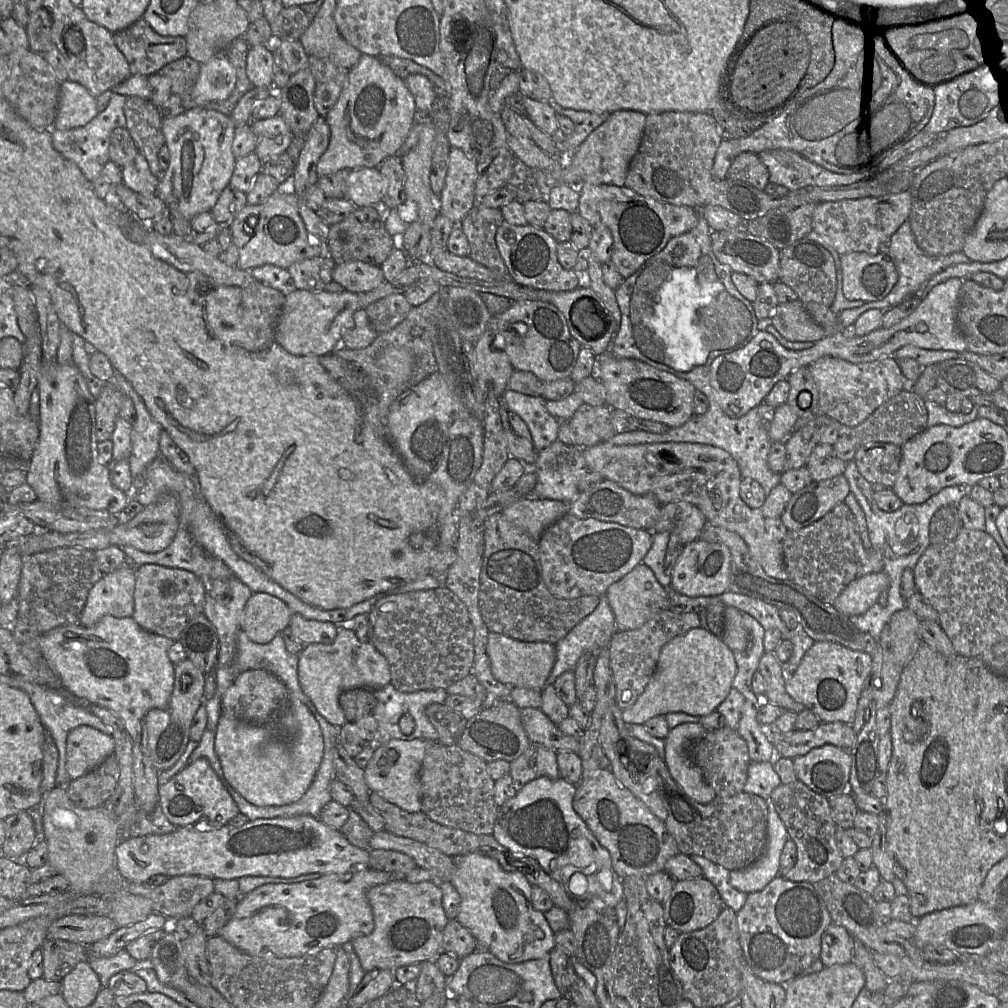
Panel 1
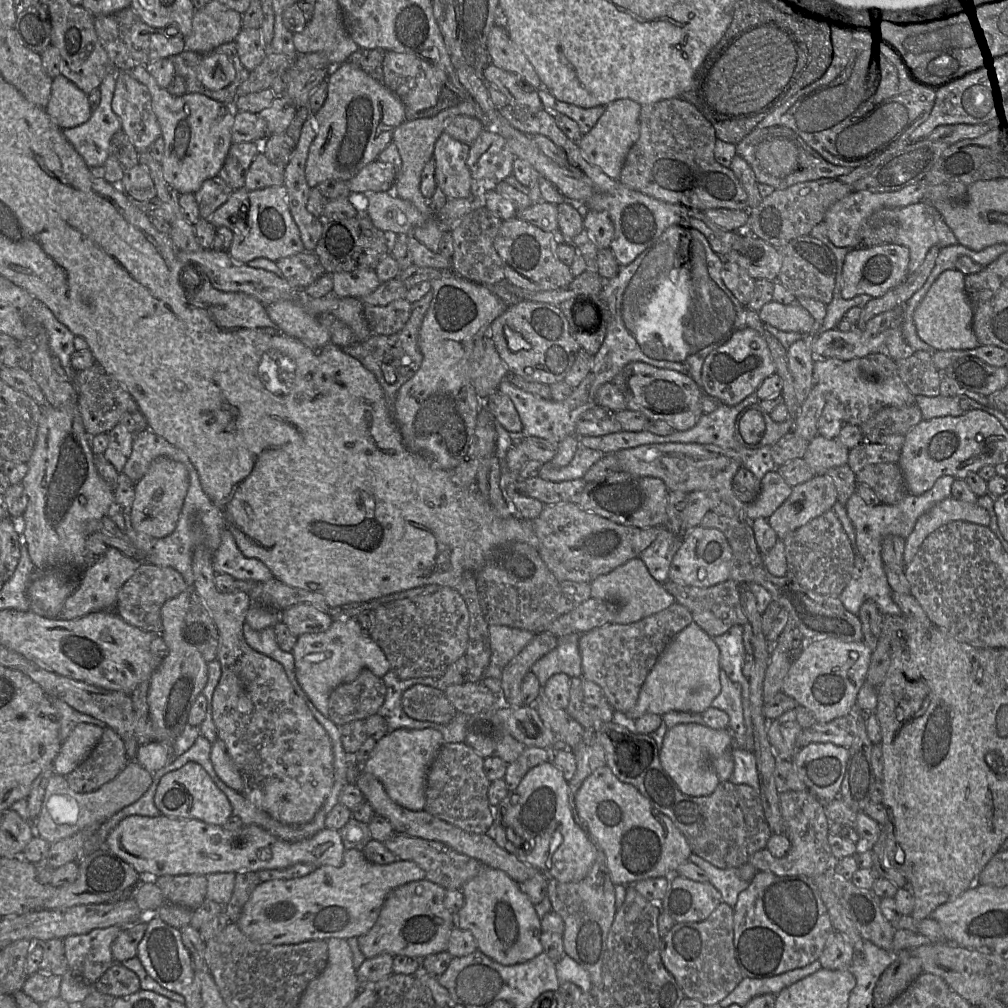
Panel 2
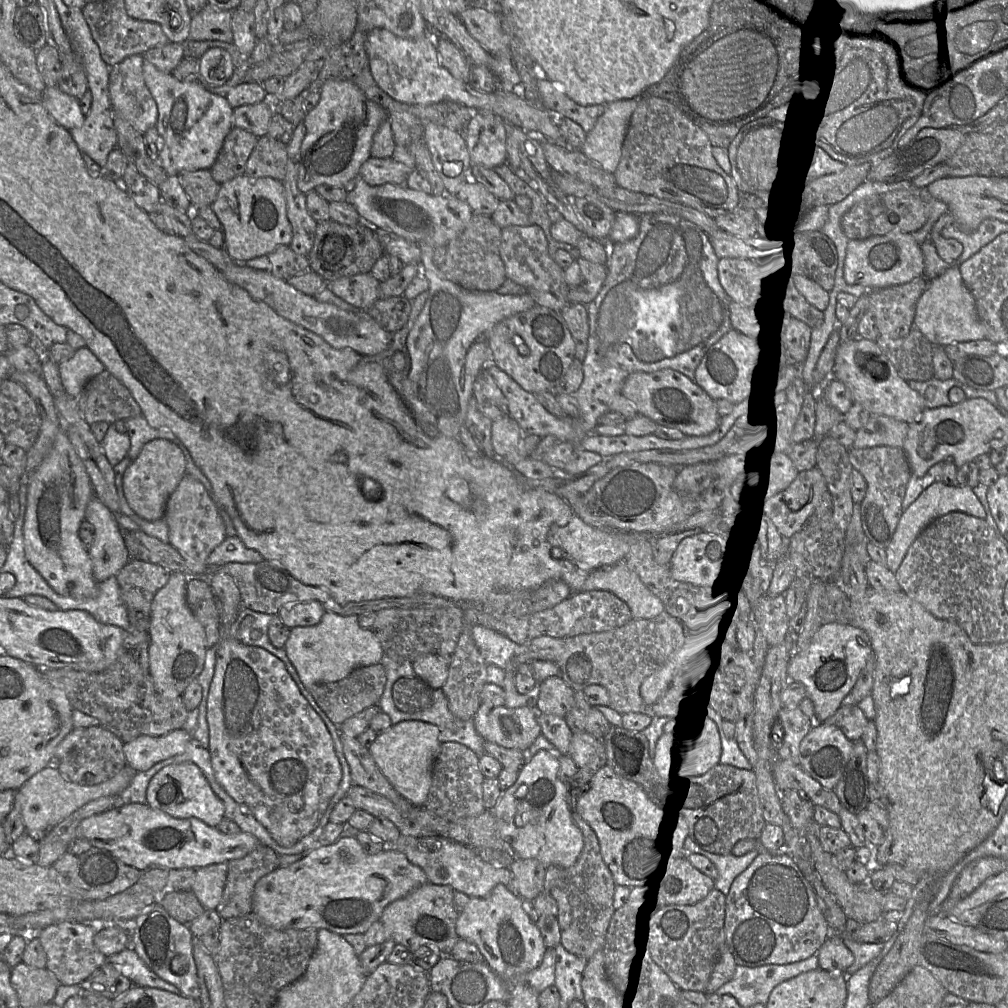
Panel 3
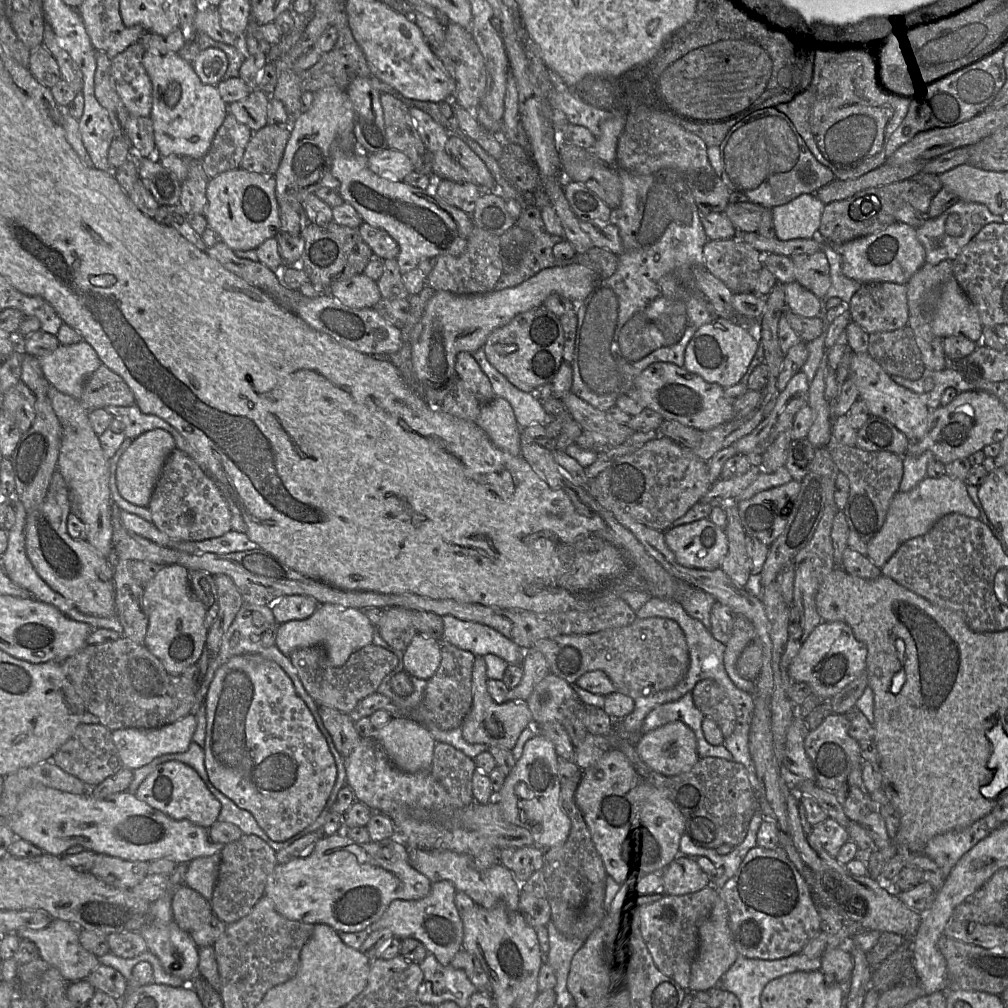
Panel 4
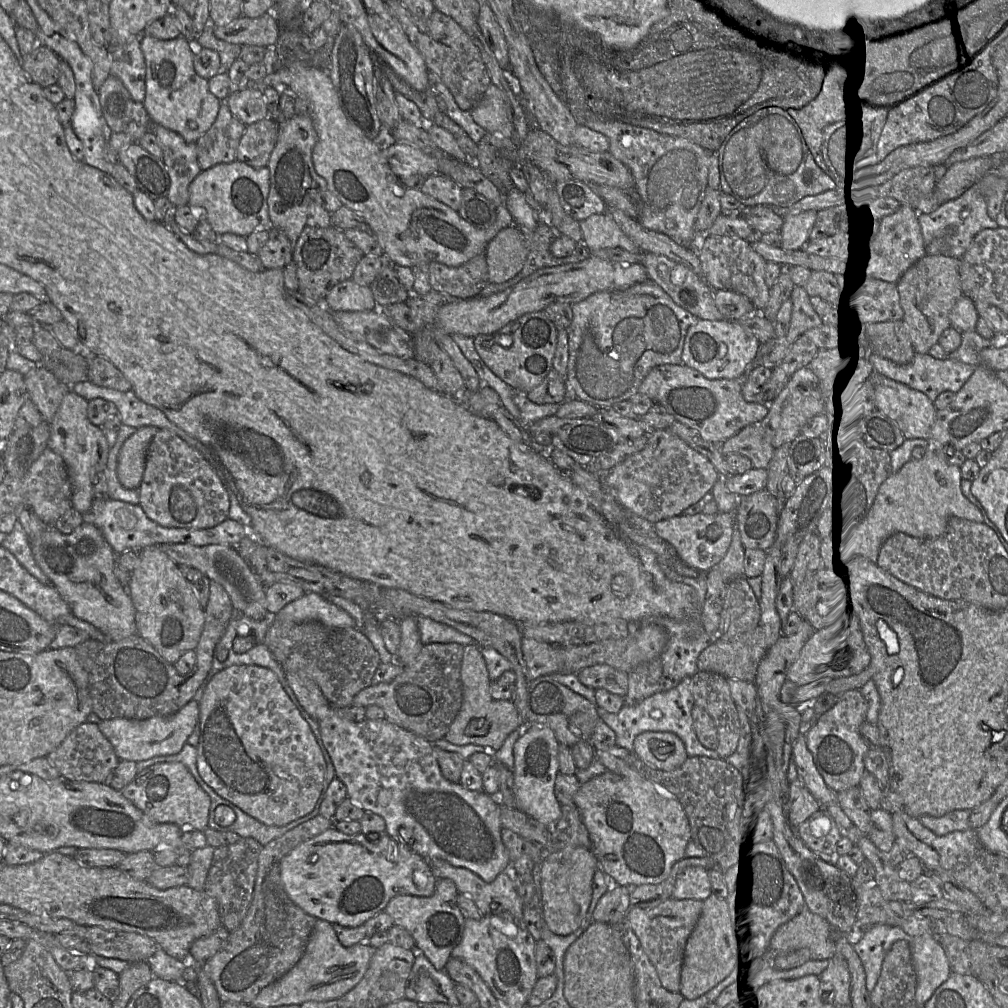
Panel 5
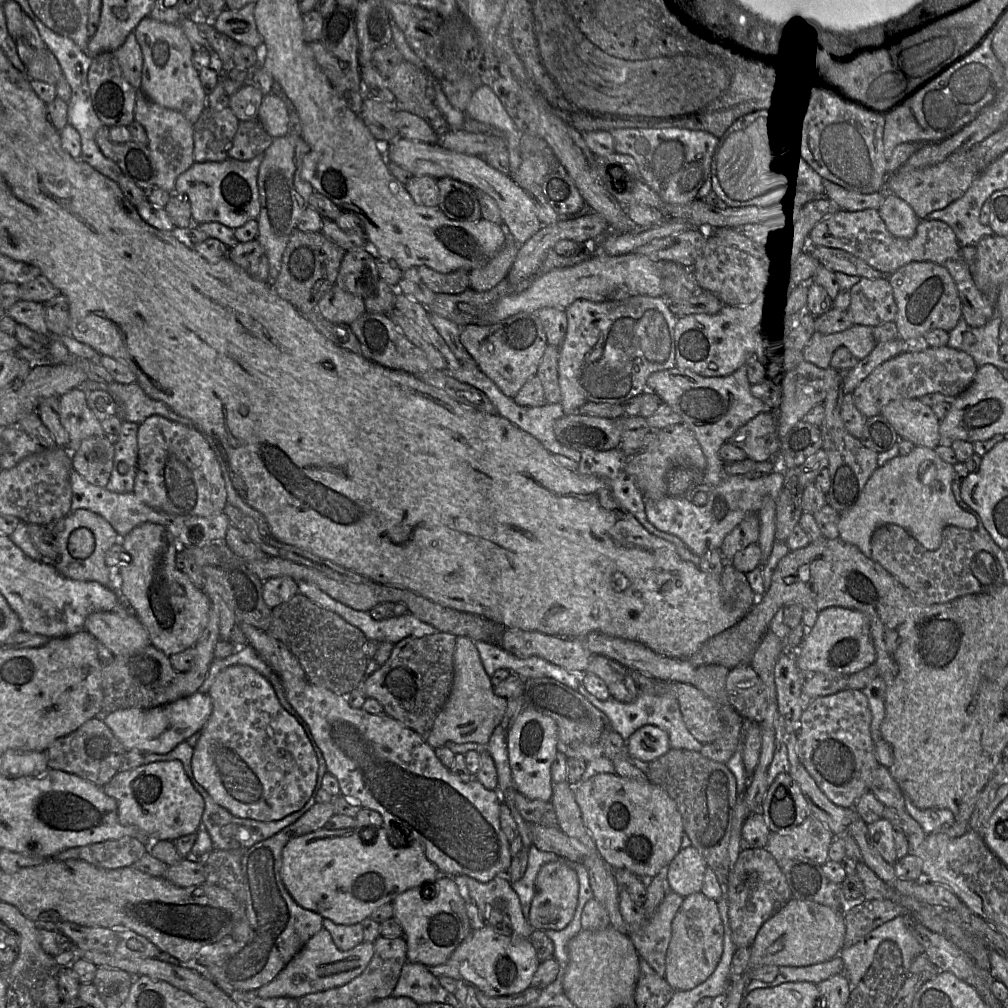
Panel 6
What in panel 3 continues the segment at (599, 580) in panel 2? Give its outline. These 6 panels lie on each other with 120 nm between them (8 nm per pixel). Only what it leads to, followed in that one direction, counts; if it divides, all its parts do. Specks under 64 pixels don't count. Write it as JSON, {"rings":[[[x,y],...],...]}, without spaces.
{"rings":[[[624,561],[590,572],[581,591],[593,590],[613,593],[628,605],[633,619],[650,619],[665,612],[662,601]]]}

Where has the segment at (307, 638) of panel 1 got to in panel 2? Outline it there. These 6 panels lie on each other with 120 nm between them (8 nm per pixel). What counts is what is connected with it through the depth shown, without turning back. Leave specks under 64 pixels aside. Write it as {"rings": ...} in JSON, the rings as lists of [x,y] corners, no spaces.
{"rings":[[[297,604],[281,611],[281,621],[296,637],[306,633],[321,633],[330,628],[333,618],[311,604]]]}

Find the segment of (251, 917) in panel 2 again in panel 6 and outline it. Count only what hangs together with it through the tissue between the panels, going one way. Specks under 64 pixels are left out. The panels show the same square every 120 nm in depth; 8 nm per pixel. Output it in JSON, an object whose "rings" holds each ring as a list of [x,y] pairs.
{"rings":[[[358,827],[343,828],[338,830],[329,830],[322,828],[314,832],[298,836],[290,839],[282,851],[282,867],[281,867],[281,878],[283,883],[296,901],[301,907],[316,912],[323,918],[328,918],[336,924],[352,925],[361,923],[364,919],[371,916],[371,914],[380,906],[391,903],[399,894],[415,887],[425,887],[425,885],[432,885],[442,874],[438,871],[435,865],[428,860],[425,855],[423,845],[417,840],[412,840],[406,846],[394,846],[388,839],[386,831],[383,827],[376,830],[376,834],[373,839],[368,841],[367,833],[362,835],[362,829]]]}

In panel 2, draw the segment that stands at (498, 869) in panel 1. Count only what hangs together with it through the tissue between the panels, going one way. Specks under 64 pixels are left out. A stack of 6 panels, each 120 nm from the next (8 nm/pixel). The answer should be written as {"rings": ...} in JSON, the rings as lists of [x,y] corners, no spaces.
{"rings":[[[482,865],[479,872],[467,881],[460,889],[464,895],[464,905],[455,914],[455,923],[462,930],[471,932],[475,938],[478,950],[504,966],[512,966],[530,961],[542,954],[541,920],[528,896],[523,893],[519,884],[505,872]]]}

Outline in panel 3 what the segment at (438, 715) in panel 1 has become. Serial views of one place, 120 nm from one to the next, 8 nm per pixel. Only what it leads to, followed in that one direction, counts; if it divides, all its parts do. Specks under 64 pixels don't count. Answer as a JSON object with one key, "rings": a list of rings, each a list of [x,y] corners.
{"rings":[[[402,677],[392,687],[395,706],[402,712],[413,713],[432,703],[432,689],[417,677]]]}

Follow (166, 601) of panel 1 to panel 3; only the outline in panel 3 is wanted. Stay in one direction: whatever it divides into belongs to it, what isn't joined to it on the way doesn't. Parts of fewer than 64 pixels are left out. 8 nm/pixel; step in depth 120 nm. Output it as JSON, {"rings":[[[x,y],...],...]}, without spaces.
{"rings":[[[131,560],[116,575],[122,600],[130,611],[149,617],[155,594],[164,587],[171,571],[157,564]]]}

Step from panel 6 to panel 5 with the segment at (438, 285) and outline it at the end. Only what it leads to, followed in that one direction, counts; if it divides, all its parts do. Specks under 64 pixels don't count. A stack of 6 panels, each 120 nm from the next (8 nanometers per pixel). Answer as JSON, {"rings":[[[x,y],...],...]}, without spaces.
{"rings":[[[485,252],[478,254],[466,263],[457,267],[447,266],[439,262],[430,262],[429,284],[433,290],[440,293],[447,293],[461,299],[479,296],[481,290],[489,284]]]}

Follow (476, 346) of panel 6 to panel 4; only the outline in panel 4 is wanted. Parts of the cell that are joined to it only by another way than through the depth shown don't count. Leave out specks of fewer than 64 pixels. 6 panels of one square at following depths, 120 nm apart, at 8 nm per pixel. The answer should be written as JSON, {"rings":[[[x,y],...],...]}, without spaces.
{"rings":[[[544,306],[530,309],[515,316],[509,323],[493,330],[487,337],[483,350],[490,364],[504,375],[510,383],[524,392],[536,390],[548,383],[563,363],[564,331],[560,317]]]}

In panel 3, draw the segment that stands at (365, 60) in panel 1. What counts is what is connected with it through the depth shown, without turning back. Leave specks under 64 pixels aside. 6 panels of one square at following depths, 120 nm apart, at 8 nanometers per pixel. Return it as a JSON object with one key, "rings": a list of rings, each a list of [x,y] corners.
{"rings":[[[329,80],[320,89],[320,100],[302,121],[306,134],[300,148],[297,187],[307,194],[319,185],[352,189],[350,180],[358,176],[362,164],[368,160],[373,136],[387,119],[387,112],[369,100],[349,80]]]}

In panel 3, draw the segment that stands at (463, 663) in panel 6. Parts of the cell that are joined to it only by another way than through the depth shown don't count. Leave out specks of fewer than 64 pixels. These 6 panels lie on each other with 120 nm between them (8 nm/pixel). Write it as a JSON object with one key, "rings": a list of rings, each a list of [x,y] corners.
{"rings":[[[480,703],[473,720],[477,733],[485,741],[526,751],[541,735],[537,715],[536,709],[530,707],[493,707]]]}

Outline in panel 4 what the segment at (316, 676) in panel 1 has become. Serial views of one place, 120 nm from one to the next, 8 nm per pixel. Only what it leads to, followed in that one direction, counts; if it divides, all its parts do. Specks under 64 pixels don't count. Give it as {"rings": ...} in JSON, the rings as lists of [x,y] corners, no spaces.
{"rings":[[[321,604],[307,619],[278,624],[275,646],[287,657],[297,649],[321,646],[325,649],[330,664],[340,667],[347,662],[352,653],[373,643],[375,630],[376,626],[370,623],[361,610]]]}

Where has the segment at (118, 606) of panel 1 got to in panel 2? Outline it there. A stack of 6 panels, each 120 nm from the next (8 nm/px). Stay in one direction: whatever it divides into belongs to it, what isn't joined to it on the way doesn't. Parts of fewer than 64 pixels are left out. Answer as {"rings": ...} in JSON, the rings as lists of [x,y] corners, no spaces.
{"rings":[[[108,547],[106,553],[90,567],[83,570],[82,580],[74,593],[66,600],[63,610],[57,617],[73,620],[91,613],[117,611],[118,592],[142,563],[124,555],[115,547]]]}

